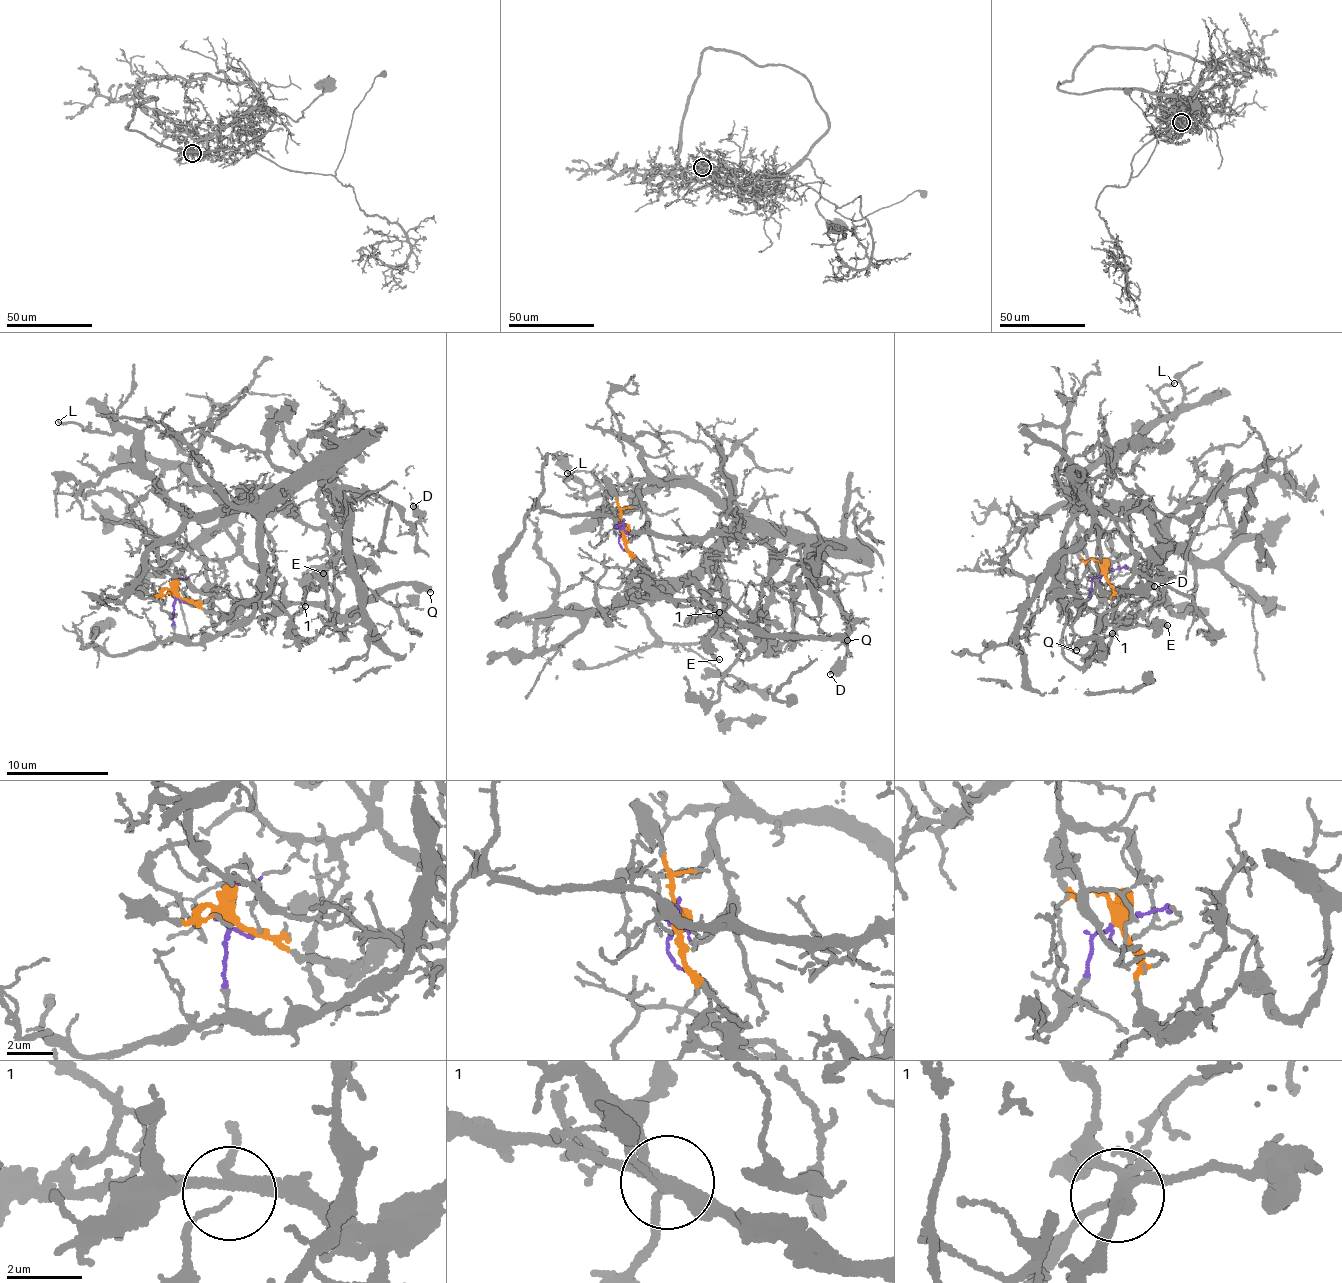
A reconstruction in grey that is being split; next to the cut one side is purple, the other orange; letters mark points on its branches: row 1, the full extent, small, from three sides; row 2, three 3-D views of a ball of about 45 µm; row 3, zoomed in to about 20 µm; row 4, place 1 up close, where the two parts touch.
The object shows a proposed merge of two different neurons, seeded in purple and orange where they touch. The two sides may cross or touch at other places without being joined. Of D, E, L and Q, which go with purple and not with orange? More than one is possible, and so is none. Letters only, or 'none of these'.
D, L

